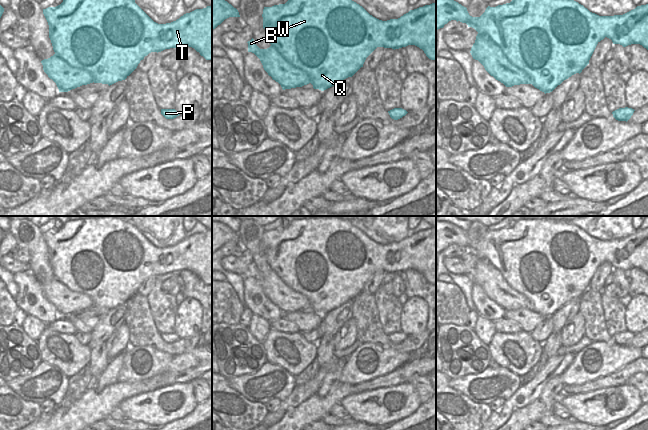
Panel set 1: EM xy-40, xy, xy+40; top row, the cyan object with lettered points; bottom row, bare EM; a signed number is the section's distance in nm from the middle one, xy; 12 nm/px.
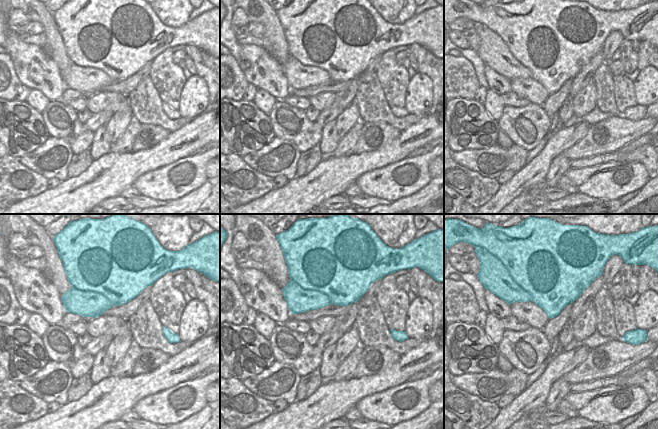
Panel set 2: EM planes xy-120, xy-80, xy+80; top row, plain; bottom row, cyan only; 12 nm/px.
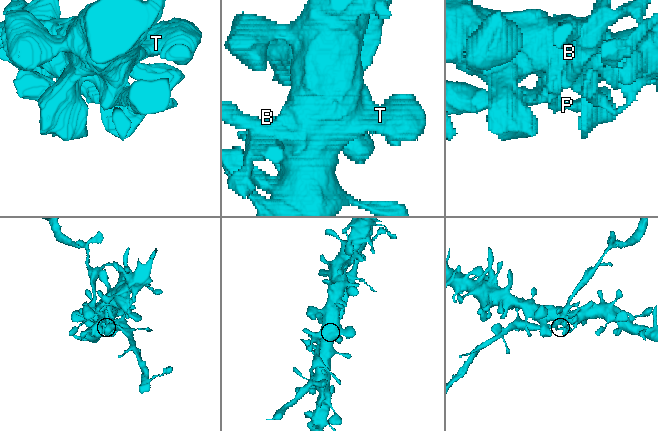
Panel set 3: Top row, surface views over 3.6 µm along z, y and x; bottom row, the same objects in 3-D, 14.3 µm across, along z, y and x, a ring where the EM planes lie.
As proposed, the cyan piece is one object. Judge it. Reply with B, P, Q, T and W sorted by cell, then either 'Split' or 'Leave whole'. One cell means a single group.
Groups: B P / Q T W. Split.

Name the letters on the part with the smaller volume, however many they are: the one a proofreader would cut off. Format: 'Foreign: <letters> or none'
Foreign: B, P

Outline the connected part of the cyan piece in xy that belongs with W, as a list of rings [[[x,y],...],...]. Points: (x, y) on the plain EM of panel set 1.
[[[309,217],[292,220],[285,228],[264,231],[263,252],[267,262],[281,280],[296,292],[308,298],[314,313],[324,315],[348,301],[352,301],[366,282],[377,272],[399,273],[415,269],[422,273],[431,284],[436,284],[436,228],[425,229],[410,234],[398,243],[379,244],[370,239],[362,230],[351,223],[351,220],[336,217]]]

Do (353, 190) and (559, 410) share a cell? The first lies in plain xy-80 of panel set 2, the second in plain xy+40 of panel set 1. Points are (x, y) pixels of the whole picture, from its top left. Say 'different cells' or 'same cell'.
same cell

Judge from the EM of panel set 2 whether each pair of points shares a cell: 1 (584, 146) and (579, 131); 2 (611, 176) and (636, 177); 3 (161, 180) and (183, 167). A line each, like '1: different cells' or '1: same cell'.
1: different cells
2: same cell
3: same cell

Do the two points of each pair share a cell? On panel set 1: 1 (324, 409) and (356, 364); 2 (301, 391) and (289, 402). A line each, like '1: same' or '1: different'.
1: different
2: same

